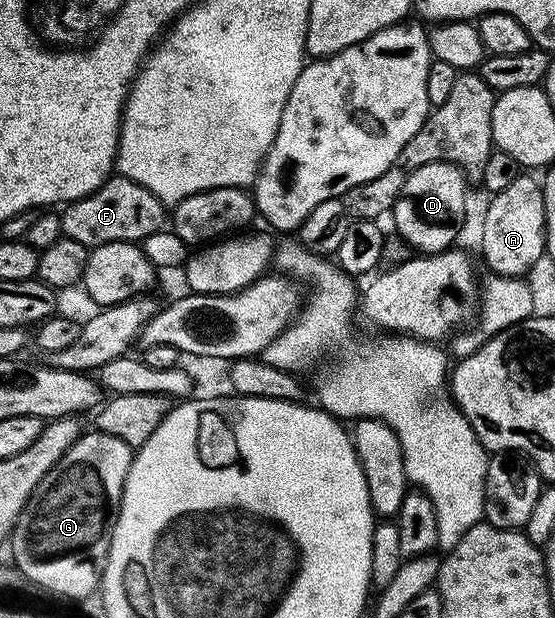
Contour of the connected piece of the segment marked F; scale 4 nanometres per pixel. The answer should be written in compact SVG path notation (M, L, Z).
M122 176L108 178L89 196L78 198L64 210L67 211L61 214L62 237L77 240L77 244L85 244L88 248L110 242L139 244L165 226L165 203L153 196L149 188L141 188L141 184Z

